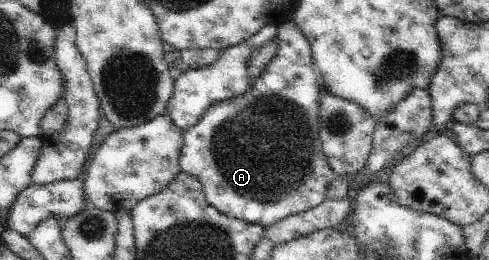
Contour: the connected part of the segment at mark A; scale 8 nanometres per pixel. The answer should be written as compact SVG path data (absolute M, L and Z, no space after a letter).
M293 20L284 21L279 26L277 36L278 44L276 55L264 69L262 75L254 79L253 86L241 96L220 100L208 106L208 109L200 116L200 119L191 127L184 131L183 146L179 157L181 172L189 173L198 178L203 185L203 192L208 203L211 203L219 212L229 216L234 216L251 224L260 224L265 228L267 225L275 224L286 216L305 212L315 208L327 198L327 191L331 181L335 178L334 170L327 162L326 154L323 152L319 138L319 91L320 79L318 79L316 67L313 64L312 48L308 38L300 31L300 28Z

